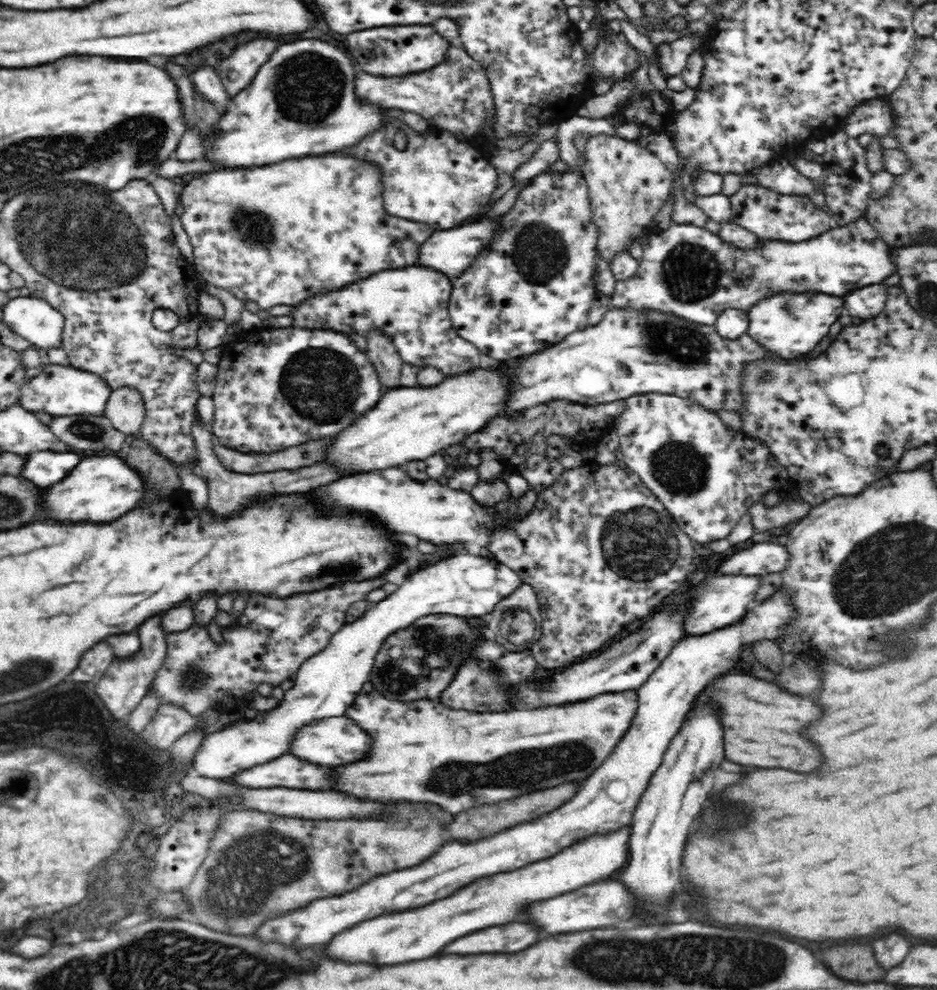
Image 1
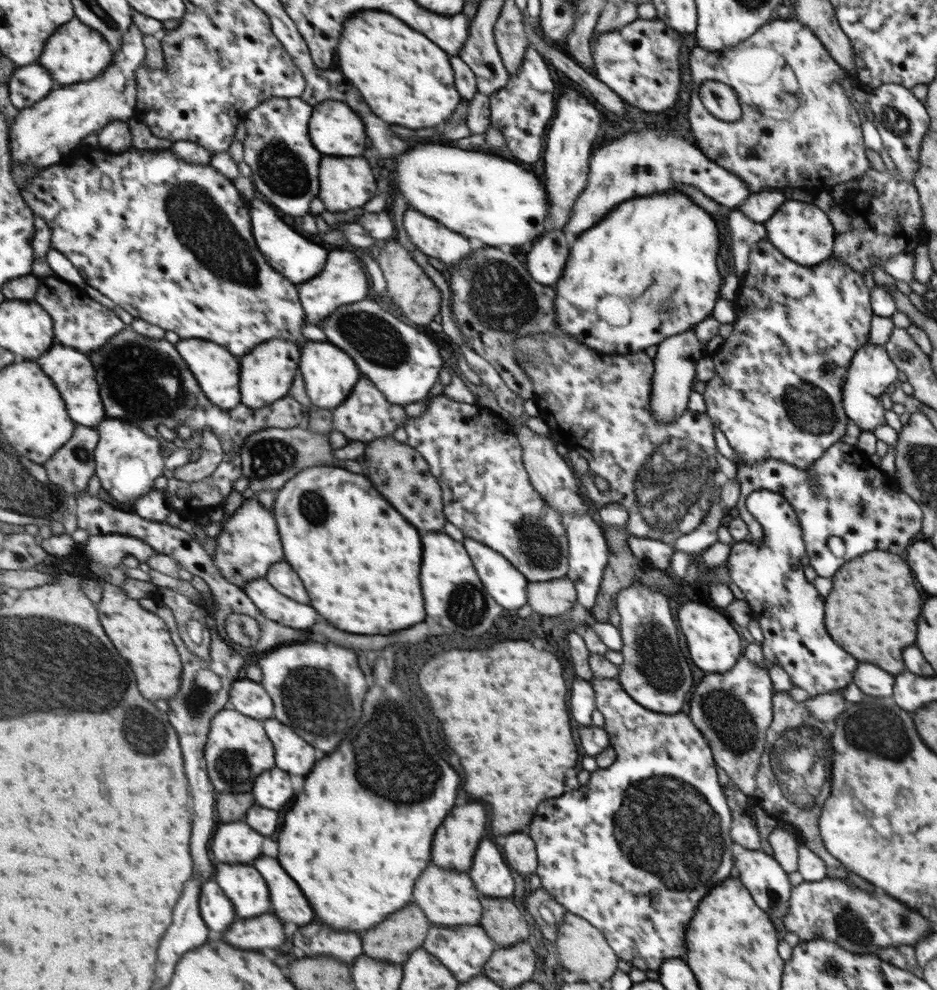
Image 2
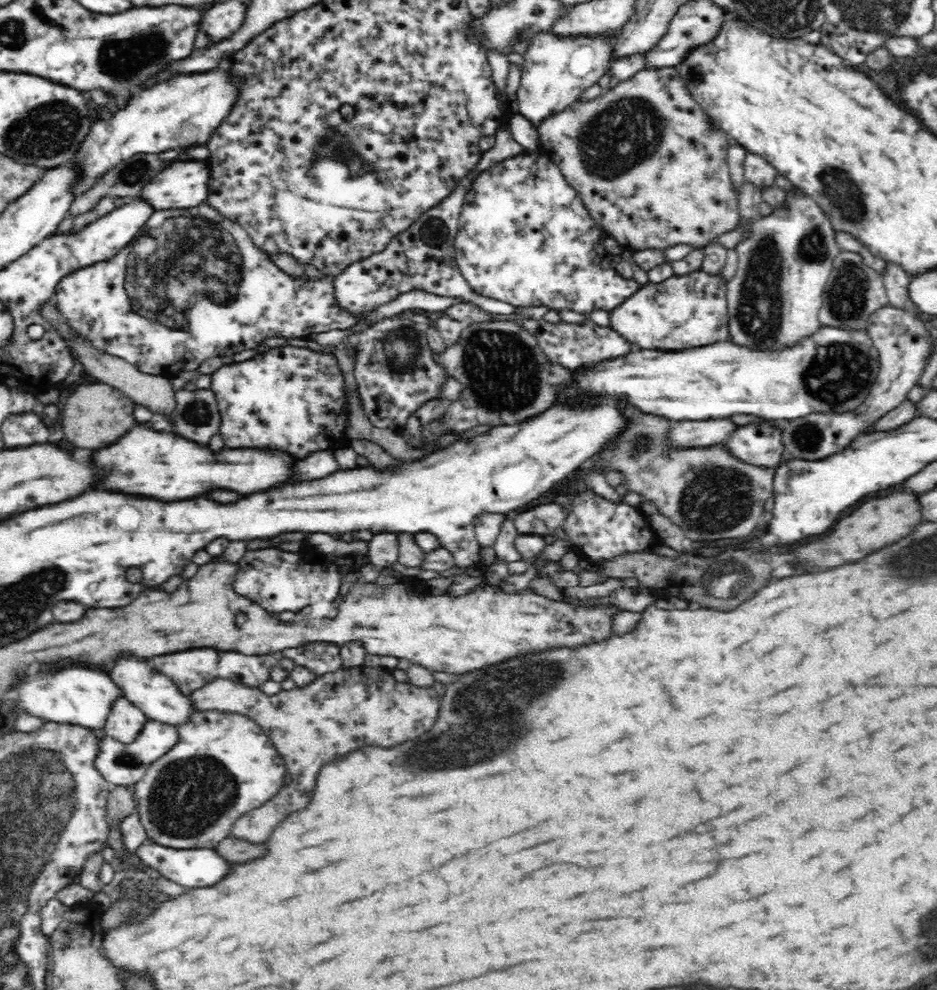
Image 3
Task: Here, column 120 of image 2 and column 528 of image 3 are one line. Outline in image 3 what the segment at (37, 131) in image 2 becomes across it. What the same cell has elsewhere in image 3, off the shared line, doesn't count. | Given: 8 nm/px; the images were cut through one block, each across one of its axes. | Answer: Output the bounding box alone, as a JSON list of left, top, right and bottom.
[518,34,612,124]

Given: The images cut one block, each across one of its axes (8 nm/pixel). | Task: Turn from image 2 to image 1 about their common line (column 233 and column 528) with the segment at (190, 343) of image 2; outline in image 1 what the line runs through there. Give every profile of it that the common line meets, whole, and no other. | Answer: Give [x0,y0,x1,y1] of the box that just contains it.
[490,308,780,418]

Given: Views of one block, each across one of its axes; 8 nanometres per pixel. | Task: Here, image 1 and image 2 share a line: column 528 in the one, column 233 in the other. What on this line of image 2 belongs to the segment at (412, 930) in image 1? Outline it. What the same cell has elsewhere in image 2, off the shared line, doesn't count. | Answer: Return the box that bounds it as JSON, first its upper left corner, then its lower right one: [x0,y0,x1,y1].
[215,864,271,918]

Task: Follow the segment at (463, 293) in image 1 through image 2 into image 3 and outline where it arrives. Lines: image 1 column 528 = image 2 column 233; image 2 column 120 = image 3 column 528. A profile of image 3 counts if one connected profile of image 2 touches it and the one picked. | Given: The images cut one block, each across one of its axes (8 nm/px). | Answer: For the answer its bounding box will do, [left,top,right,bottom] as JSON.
[454,154,640,316]

